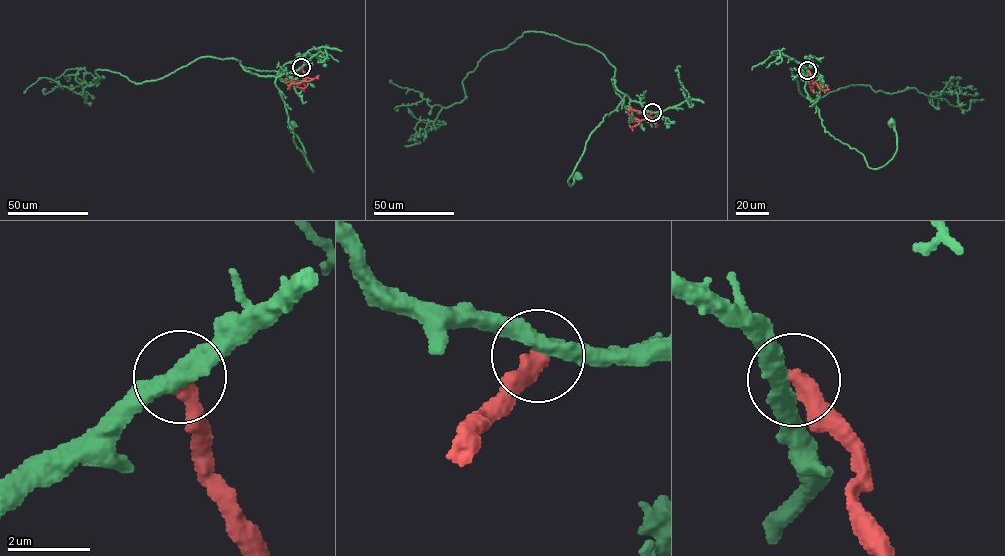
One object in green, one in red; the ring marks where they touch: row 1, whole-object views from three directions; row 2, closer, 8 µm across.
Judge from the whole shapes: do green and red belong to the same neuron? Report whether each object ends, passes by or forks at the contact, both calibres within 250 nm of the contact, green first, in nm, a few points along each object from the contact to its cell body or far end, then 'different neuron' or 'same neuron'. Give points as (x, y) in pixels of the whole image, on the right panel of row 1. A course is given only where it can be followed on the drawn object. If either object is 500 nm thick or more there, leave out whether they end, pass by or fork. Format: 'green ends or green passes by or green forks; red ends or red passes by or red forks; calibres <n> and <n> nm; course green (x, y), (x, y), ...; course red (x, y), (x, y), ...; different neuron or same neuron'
green passes by; red ends; calibres 420 and 440 nm; course green (807, 70), (804, 90), (825, 132), (861, 153), (869, 167), (885, 165), (895, 153), (891, 123); course red (807, 70), (812, 80), (808, 83), (814, 93); different neuron

